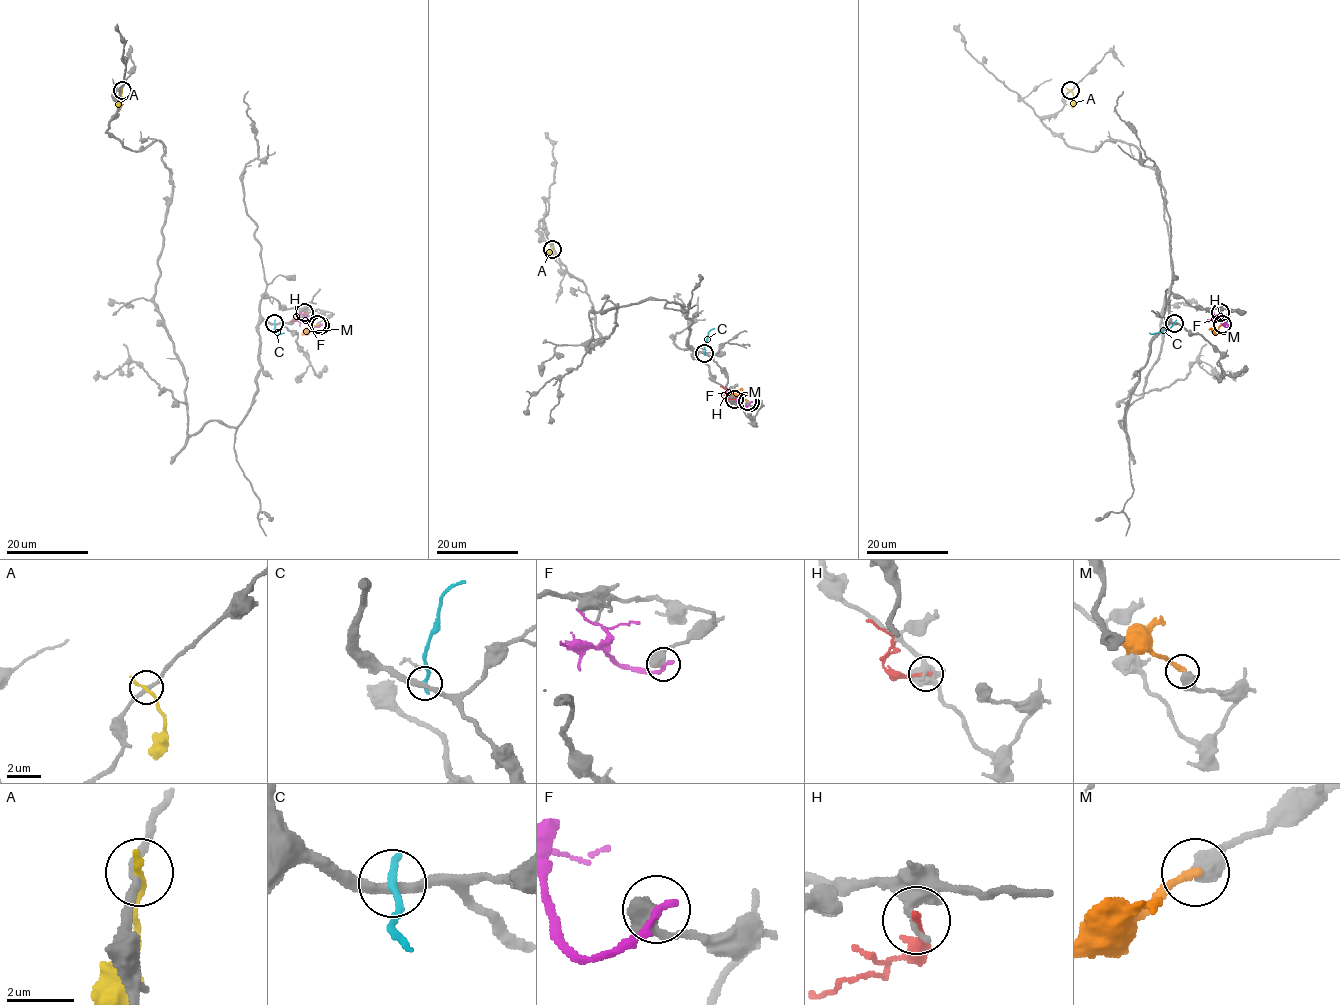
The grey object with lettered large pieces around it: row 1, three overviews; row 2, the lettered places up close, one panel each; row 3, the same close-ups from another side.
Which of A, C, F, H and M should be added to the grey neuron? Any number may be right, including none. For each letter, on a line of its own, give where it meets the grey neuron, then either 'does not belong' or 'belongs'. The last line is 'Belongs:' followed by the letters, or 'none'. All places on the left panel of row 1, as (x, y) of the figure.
A: (122, 90) | does not belong
C: (274, 323) | does not belong
F: (320, 325) | does not belong
H: (304, 312) | does not belong
M: (317, 324) | does not belong
Belongs: none

